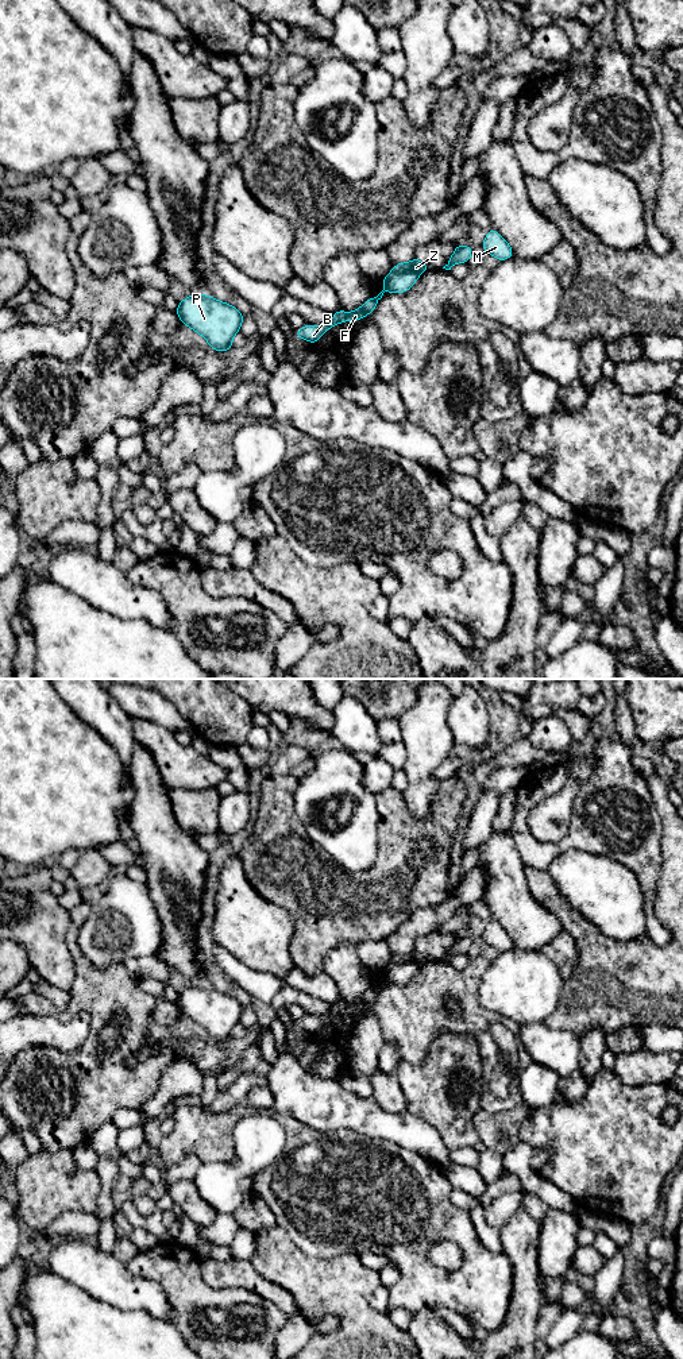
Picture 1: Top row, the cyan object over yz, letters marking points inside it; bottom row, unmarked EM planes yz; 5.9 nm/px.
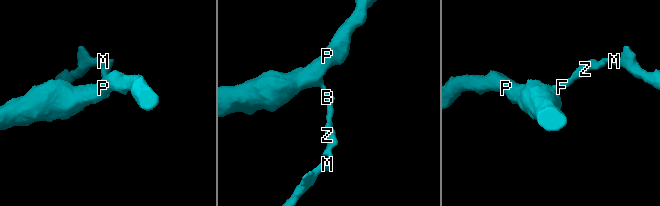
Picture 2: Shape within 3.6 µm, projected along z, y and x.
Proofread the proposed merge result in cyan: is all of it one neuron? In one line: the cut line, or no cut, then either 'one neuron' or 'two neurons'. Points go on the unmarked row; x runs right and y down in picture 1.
no cut; one neuron

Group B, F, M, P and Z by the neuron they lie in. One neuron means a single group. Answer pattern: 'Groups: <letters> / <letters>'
Groups: B F M P Z

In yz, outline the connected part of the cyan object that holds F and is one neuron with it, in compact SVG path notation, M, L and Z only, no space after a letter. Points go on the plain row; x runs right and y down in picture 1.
M417 949L410 953L404 953L393 957L393 961L382 972L383 981L377 988L367 991L360 999L355 1000L354 1003L336 1001L333 1004L332 1011L328 1015L320 1018L306 1015L305 1018L302 1018L296 1023L296 1028L305 1030L310 1035L313 1035L336 1015L344 1012L358 1012L363 1009L375 1000L378 992L382 989L385 982L391 982L398 985L405 984L414 976L418 968L428 960L429 957Z

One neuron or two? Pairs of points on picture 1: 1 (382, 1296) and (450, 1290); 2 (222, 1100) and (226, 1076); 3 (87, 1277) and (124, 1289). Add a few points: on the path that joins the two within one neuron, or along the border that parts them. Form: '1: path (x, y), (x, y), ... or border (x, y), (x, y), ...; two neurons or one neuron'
1: border (388, 1289), (389, 1309); two neurons
2: border (250, 1073), (242, 1073), (219, 1093); two neurons
3: path (96, 1277), (104, 1277), (115, 1285); one neuron

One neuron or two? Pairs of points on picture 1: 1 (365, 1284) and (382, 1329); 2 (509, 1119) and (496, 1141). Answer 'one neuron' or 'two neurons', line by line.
1: one neuron
2: one neuron

